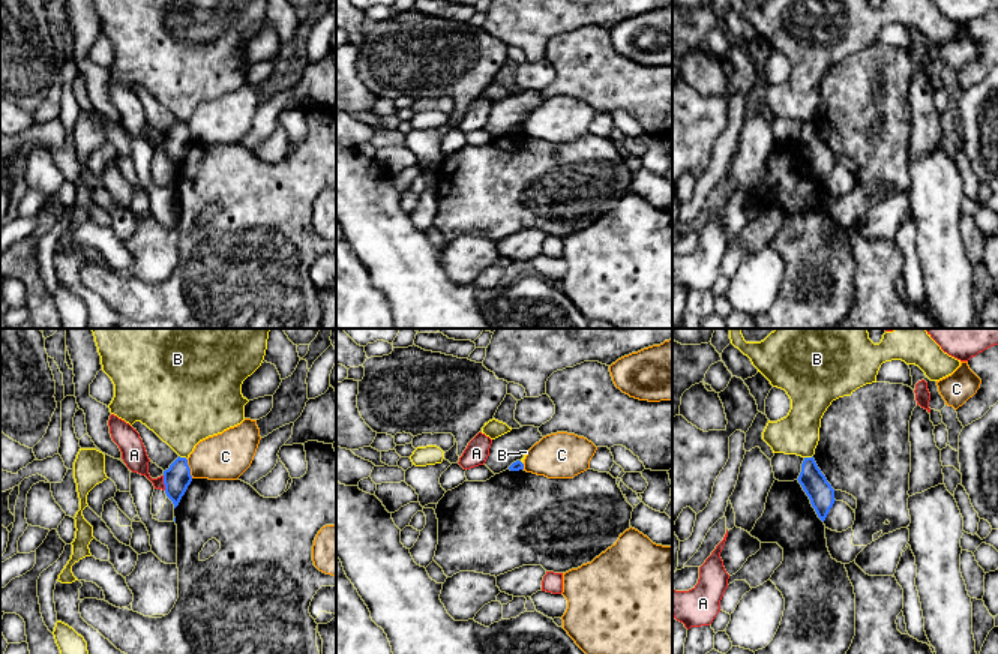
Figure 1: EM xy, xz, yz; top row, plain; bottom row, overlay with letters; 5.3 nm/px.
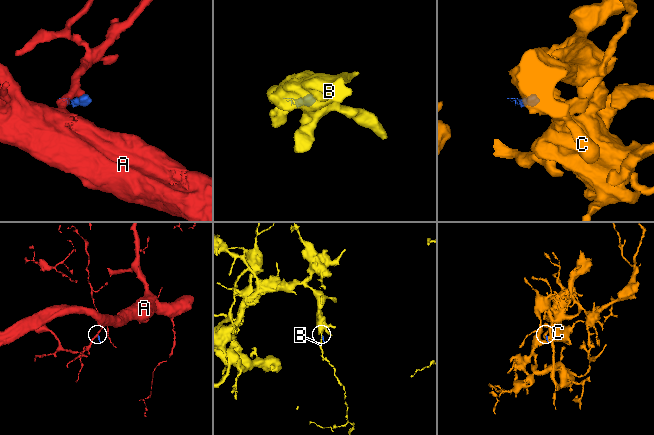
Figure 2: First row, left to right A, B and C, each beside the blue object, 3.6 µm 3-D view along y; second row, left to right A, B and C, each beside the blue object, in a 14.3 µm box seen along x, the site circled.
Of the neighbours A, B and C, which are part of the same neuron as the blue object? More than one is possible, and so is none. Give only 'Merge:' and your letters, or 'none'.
Merge: none

